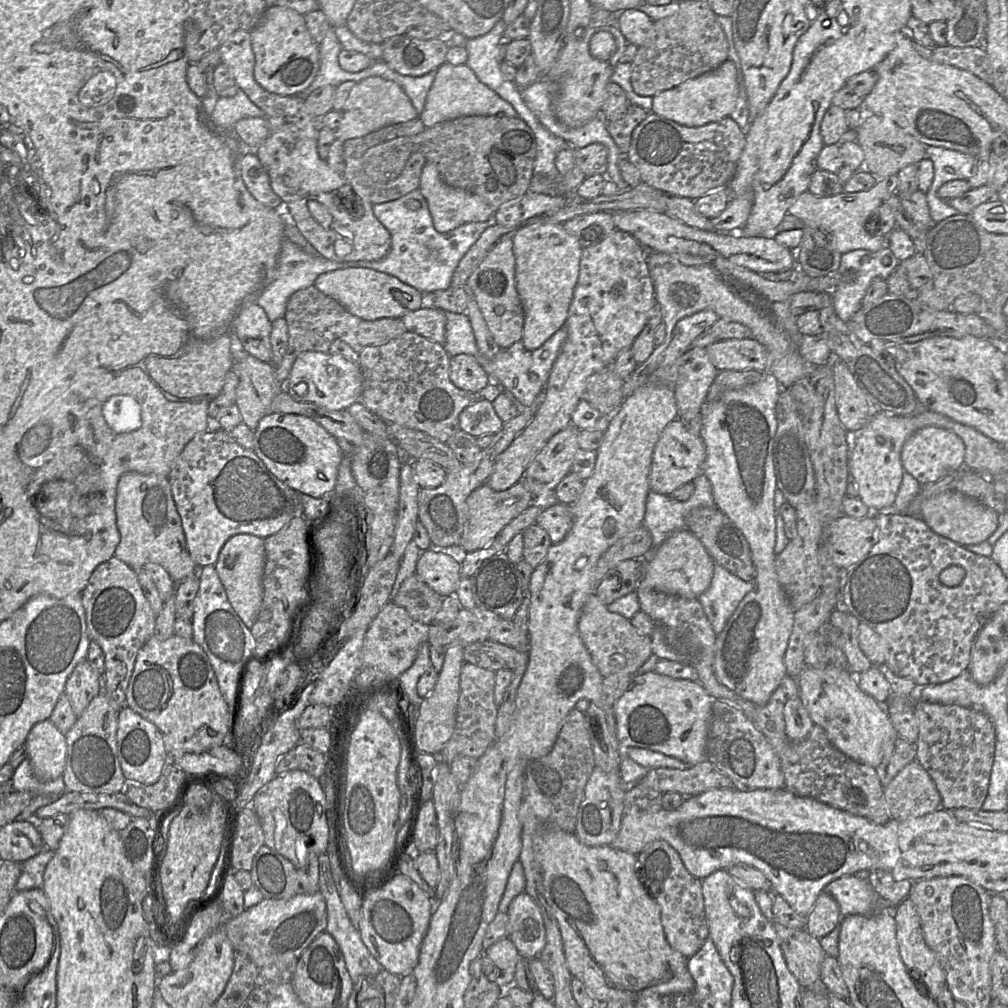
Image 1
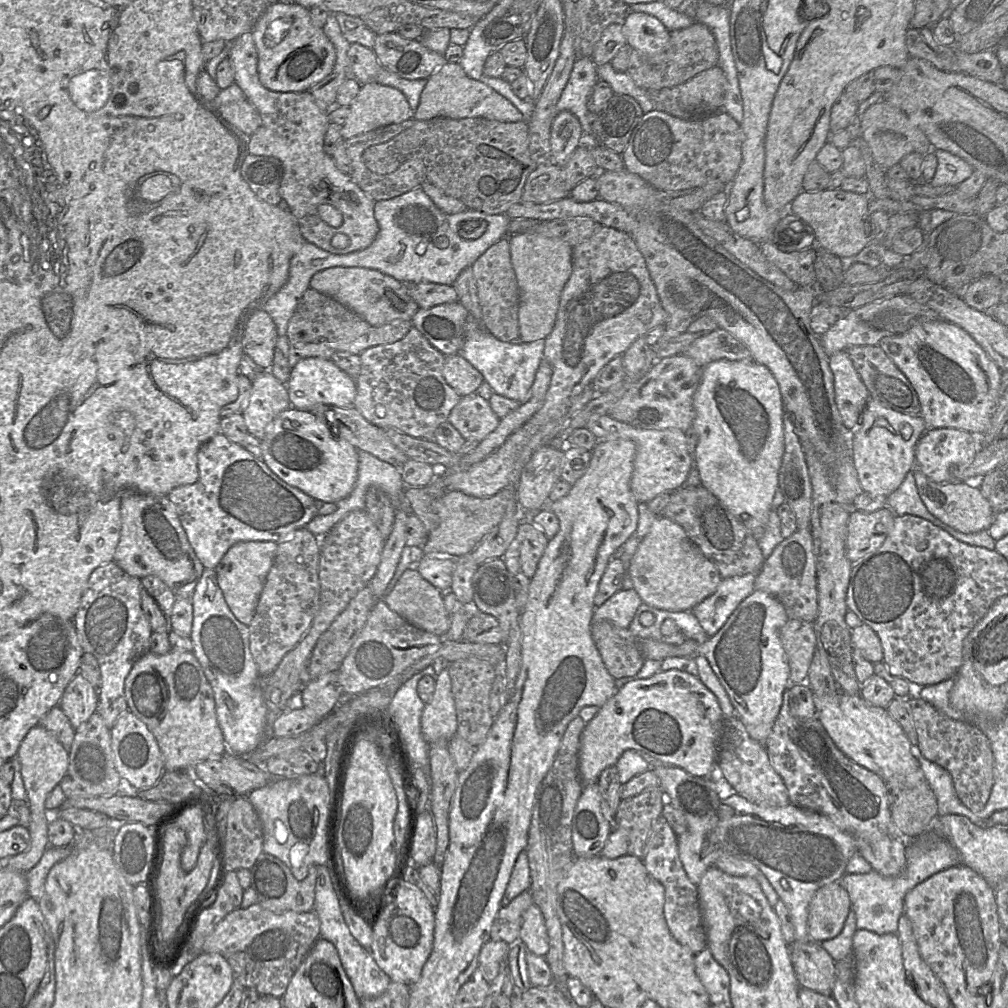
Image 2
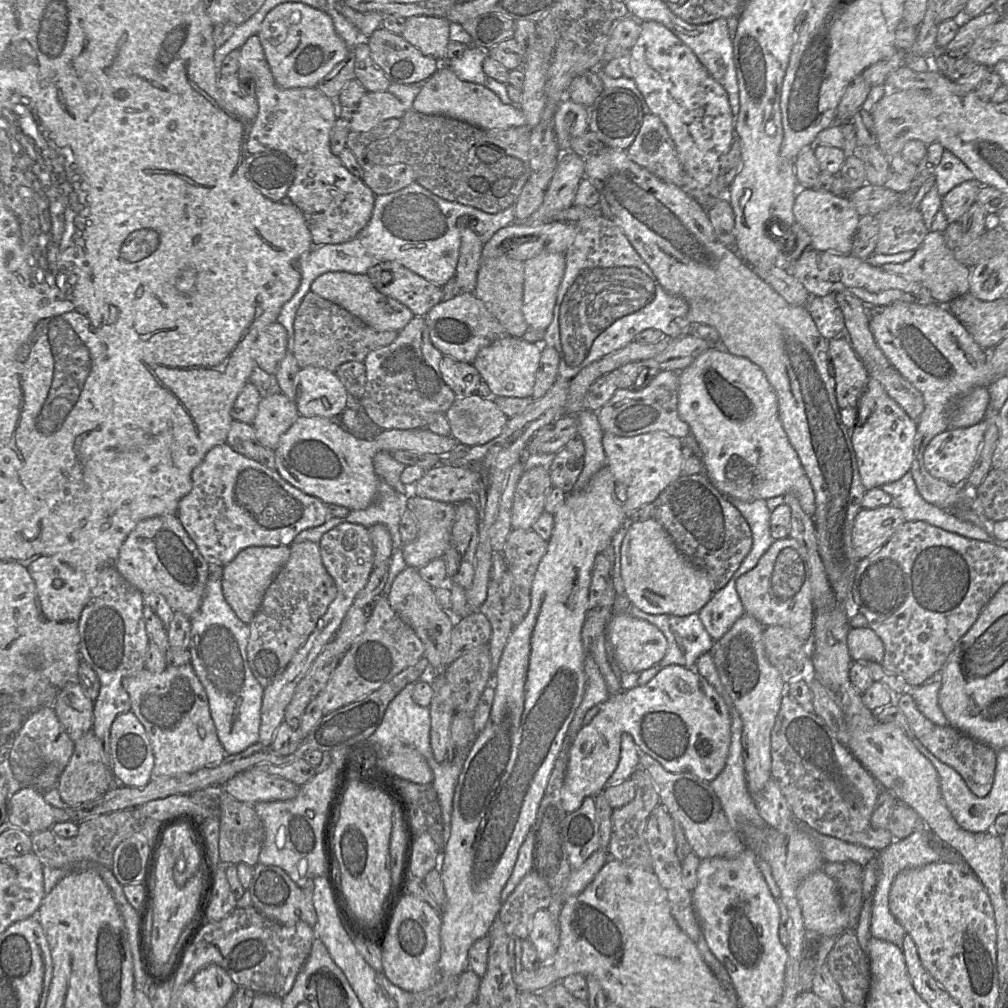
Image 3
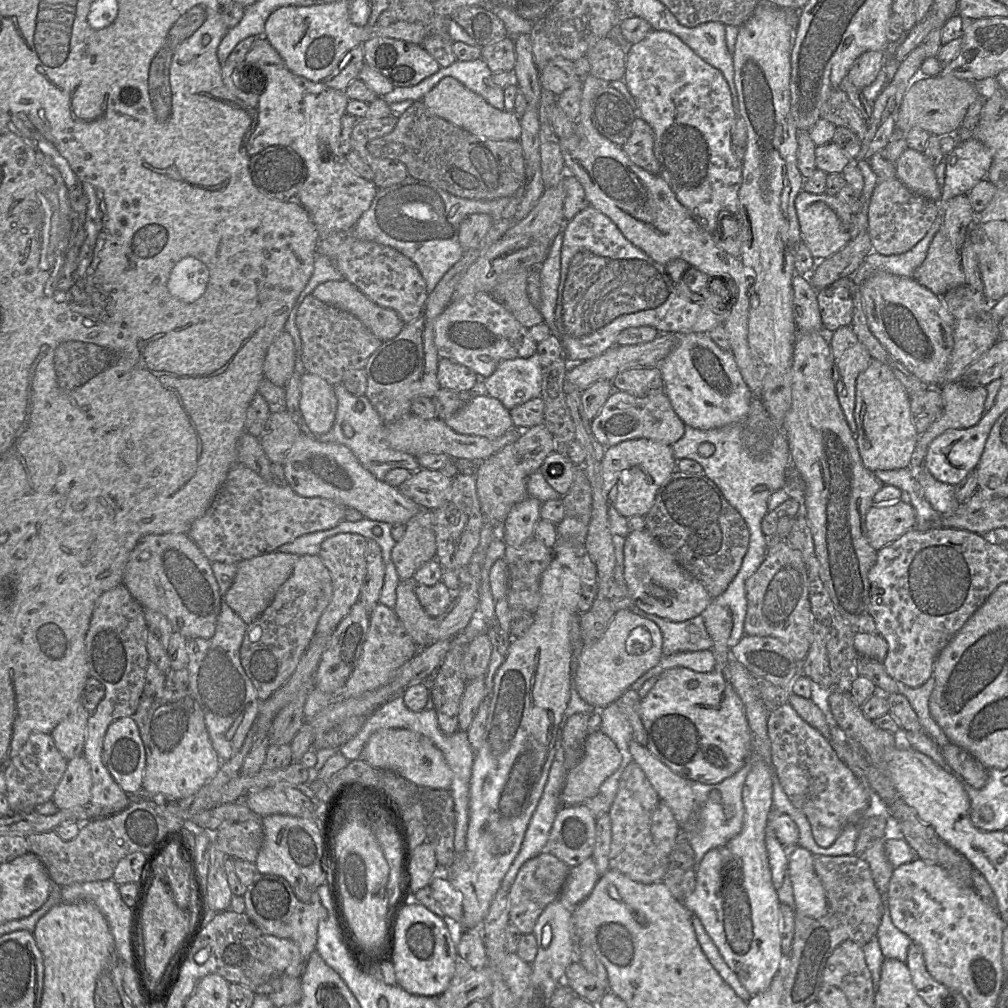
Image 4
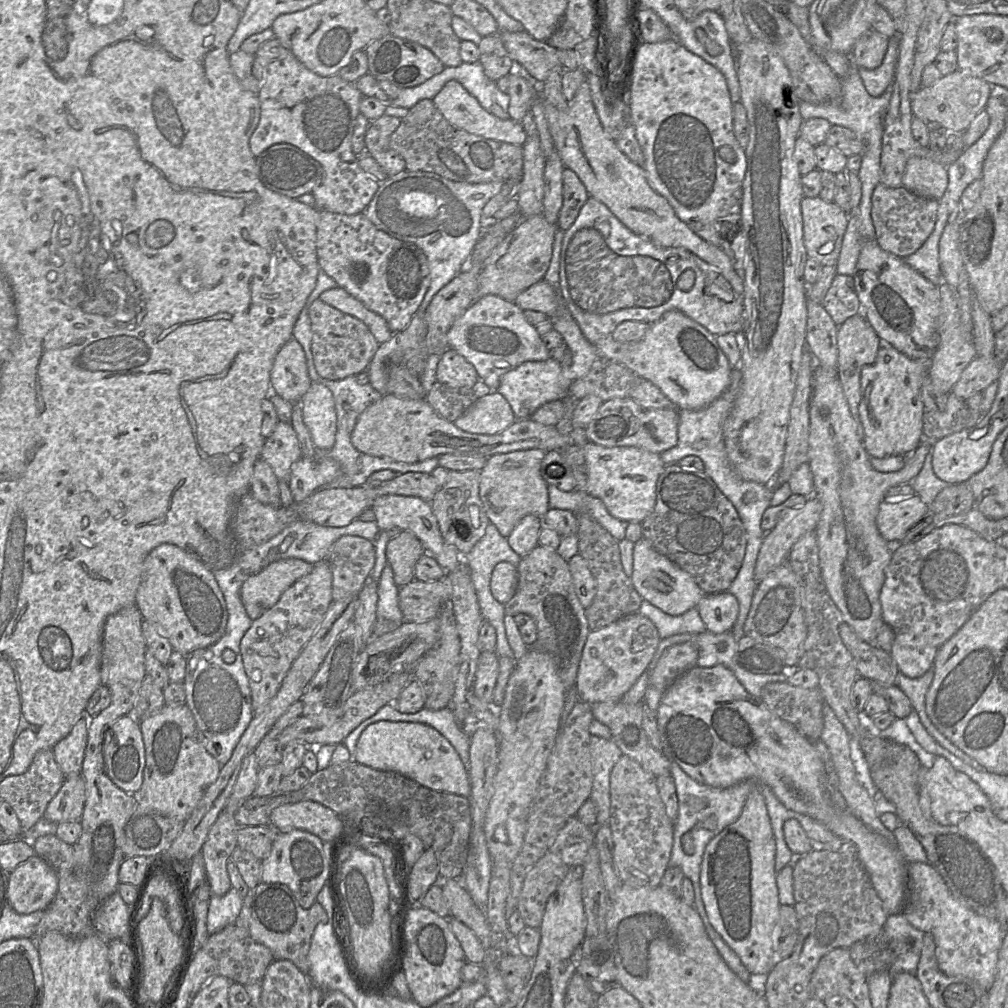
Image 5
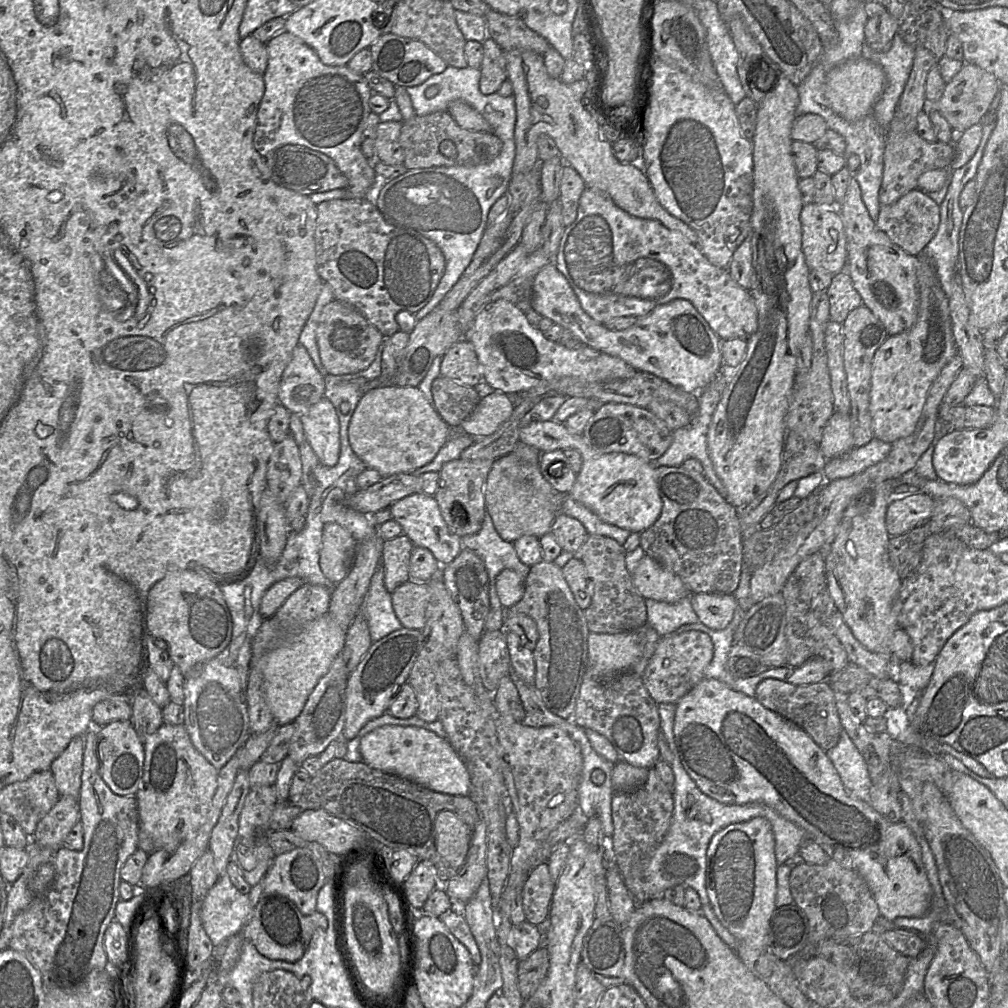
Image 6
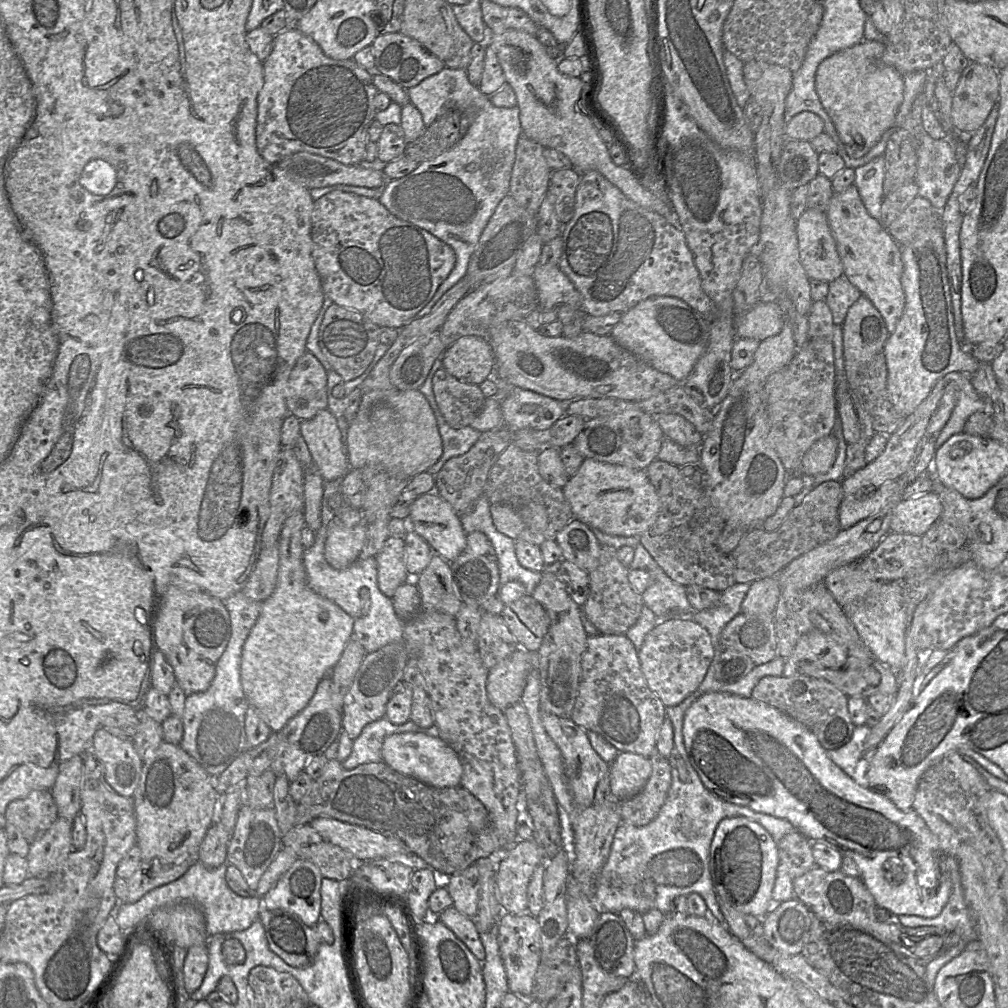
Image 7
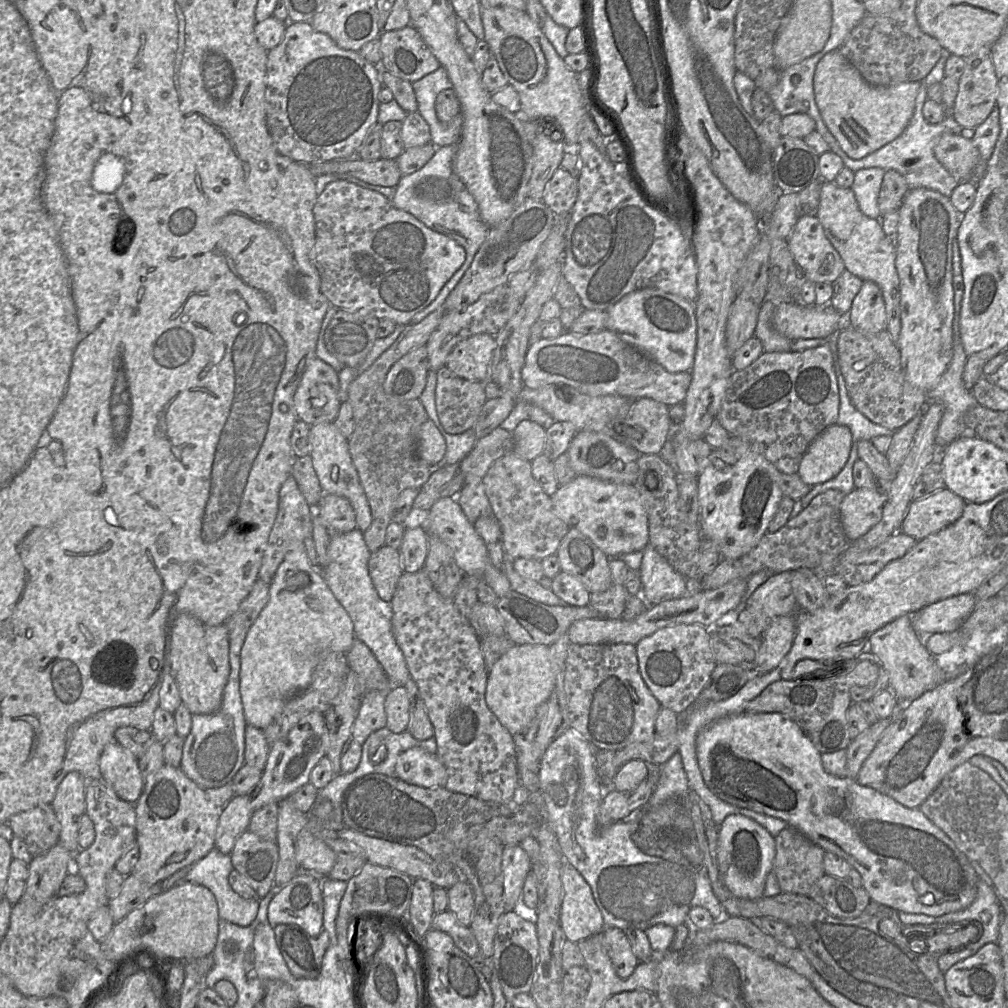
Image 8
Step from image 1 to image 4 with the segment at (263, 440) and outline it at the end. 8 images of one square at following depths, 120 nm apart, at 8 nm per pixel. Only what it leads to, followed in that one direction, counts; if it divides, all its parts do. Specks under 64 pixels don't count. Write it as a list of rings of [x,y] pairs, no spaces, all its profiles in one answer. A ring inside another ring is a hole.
[[[306,431],[298,436],[282,465],[287,483],[300,496],[331,499],[346,508],[358,510],[371,520],[406,525],[421,509],[415,501],[404,496],[398,487],[374,477],[349,448],[341,444],[321,442]]]

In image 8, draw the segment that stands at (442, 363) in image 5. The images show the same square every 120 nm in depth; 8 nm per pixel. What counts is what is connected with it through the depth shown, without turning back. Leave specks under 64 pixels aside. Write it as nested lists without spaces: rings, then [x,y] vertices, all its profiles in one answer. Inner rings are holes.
[[[486,333],[472,335],[452,348],[444,366],[460,378],[484,383],[490,377],[495,348],[495,336]]]

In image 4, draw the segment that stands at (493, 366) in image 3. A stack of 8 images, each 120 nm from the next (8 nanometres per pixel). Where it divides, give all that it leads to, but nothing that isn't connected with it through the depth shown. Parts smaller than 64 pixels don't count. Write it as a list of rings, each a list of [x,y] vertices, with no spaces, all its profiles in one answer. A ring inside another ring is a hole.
[[[536,352],[528,358],[515,358],[503,360],[495,371],[484,378],[484,383],[490,396],[498,399],[510,411],[517,405],[541,396],[543,368],[540,363],[540,356]]]

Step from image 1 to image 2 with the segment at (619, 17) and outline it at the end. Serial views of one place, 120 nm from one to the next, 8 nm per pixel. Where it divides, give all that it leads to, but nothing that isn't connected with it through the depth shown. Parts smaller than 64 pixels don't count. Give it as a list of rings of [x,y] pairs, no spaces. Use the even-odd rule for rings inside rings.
[[[628,11],[621,23],[627,44],[643,55],[657,55],[668,48],[670,31],[656,17]]]

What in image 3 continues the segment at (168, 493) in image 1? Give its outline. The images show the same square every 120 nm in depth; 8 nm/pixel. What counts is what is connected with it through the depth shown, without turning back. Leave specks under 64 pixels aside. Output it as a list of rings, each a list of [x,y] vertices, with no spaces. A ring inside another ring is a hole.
[[[174,514],[140,521],[123,542],[115,562],[117,571],[141,593],[161,594],[174,612],[181,612],[189,618],[198,611],[202,602],[208,577],[208,565],[209,563],[200,554],[177,515]]]

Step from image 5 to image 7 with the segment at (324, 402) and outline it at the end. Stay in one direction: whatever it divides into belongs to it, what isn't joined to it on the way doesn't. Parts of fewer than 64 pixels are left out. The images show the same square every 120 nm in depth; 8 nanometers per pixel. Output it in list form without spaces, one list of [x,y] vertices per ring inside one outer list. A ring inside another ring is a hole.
[[[328,408],[319,411],[311,419],[301,420],[300,435],[323,480],[344,478],[351,467],[337,420]]]

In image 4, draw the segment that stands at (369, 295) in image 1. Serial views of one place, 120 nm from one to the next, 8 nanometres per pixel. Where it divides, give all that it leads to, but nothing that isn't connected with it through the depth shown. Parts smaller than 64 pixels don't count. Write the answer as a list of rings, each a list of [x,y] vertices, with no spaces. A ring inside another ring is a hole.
[[[345,279],[319,284],[312,295],[324,303],[354,315],[383,342],[396,337],[406,325],[394,310],[372,302]]]

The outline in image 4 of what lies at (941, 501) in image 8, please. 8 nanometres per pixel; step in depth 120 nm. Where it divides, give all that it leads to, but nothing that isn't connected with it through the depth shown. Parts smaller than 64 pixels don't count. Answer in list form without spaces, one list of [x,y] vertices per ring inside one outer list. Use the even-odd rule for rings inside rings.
[[[888,502],[873,505],[865,518],[866,535],[870,545],[879,551],[916,527],[916,516],[909,502]]]

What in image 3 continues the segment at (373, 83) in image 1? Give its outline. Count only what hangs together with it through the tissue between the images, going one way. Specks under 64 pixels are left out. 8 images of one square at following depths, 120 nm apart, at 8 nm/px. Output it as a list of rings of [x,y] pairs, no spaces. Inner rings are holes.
[[[367,91],[349,120],[350,131],[369,131],[387,119],[401,118],[405,112],[401,101],[389,91]]]

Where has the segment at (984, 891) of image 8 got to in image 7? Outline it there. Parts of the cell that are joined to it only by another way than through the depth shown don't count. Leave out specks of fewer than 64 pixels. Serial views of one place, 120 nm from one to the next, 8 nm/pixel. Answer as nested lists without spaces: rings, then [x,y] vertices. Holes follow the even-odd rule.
[[[960,881],[959,884],[953,884],[948,902],[936,917],[923,918],[914,915],[900,915],[898,918],[904,927],[931,926],[945,930],[944,935],[938,933],[926,934],[927,937],[942,937],[942,948],[945,947],[945,953],[926,966],[926,976],[931,983],[934,983],[939,970],[964,950],[966,945],[958,942],[965,938],[965,931],[975,931],[974,915],[966,905]]]

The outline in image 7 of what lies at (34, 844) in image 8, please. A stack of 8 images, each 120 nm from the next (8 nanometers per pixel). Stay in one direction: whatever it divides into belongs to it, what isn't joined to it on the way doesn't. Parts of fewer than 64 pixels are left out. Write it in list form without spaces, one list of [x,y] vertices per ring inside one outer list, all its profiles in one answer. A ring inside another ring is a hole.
[[[34,790],[25,798],[10,802],[4,813],[6,822],[15,825],[29,844],[40,837],[58,818],[58,809],[50,790]]]

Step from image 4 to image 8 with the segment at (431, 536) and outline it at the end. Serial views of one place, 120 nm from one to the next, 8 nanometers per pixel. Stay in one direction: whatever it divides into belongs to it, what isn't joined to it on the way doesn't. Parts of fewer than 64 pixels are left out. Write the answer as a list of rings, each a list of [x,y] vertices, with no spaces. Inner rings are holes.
[[[384,544],[371,553],[368,570],[379,597],[384,601],[391,601],[404,572],[400,551]]]

